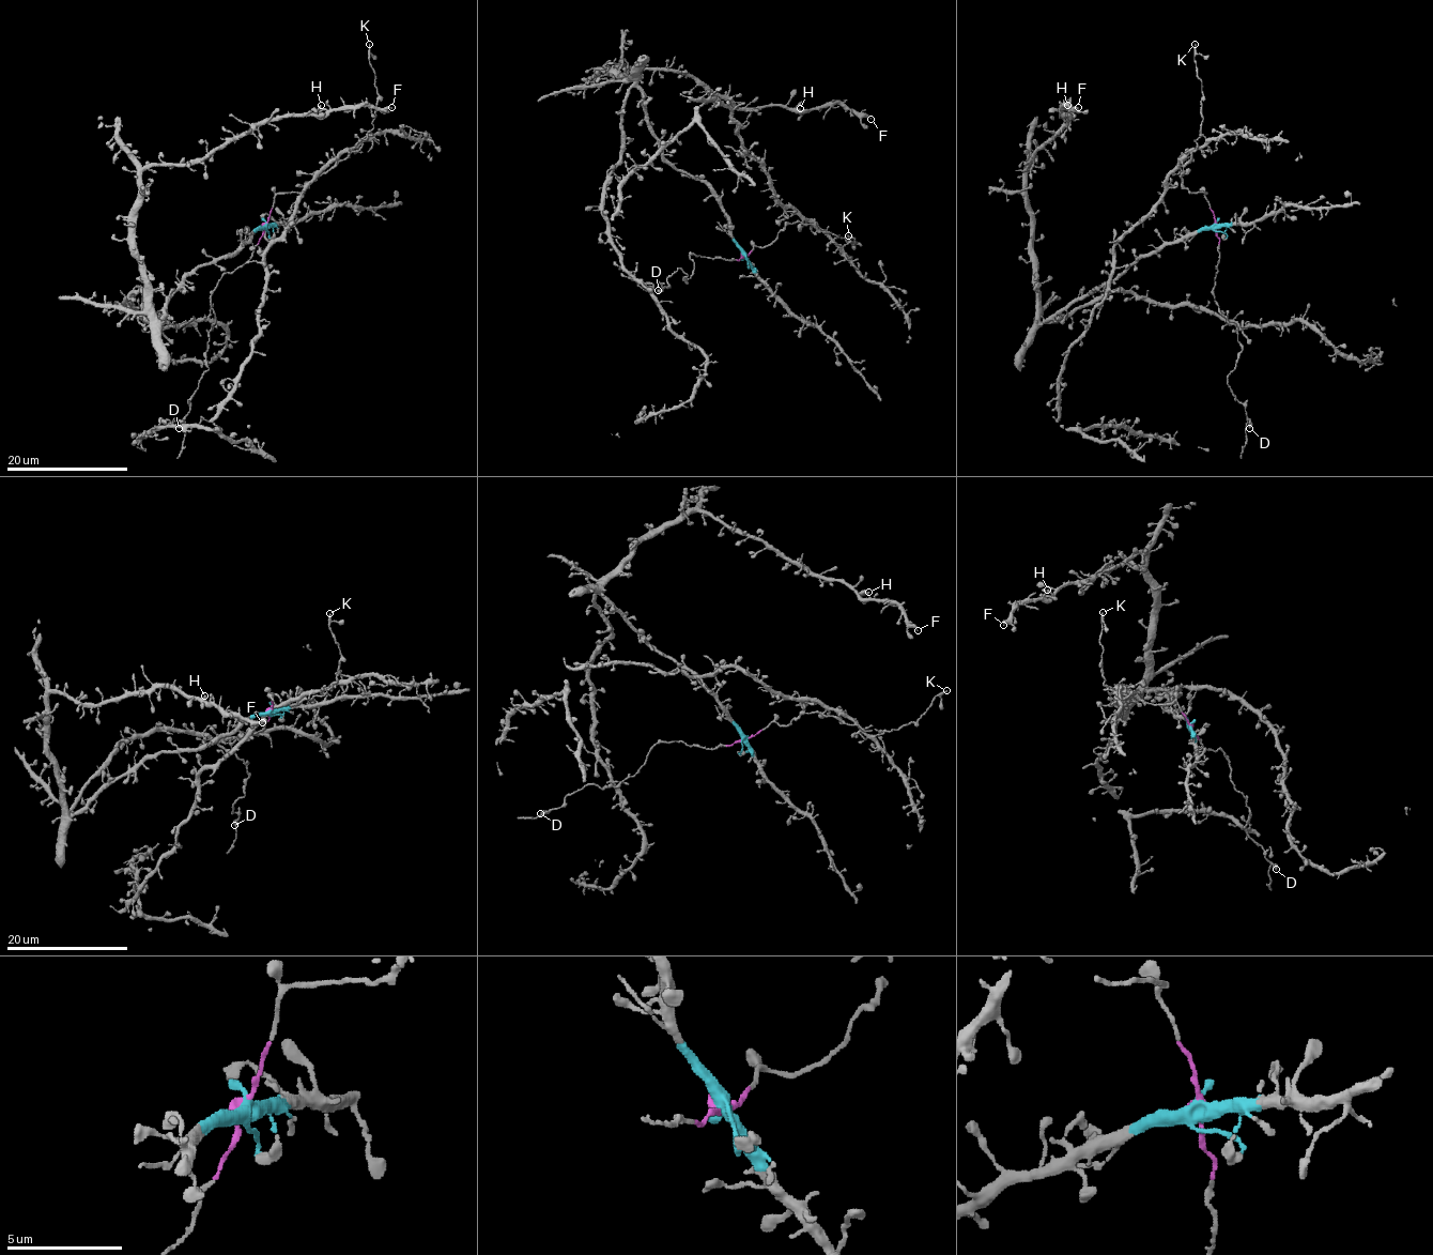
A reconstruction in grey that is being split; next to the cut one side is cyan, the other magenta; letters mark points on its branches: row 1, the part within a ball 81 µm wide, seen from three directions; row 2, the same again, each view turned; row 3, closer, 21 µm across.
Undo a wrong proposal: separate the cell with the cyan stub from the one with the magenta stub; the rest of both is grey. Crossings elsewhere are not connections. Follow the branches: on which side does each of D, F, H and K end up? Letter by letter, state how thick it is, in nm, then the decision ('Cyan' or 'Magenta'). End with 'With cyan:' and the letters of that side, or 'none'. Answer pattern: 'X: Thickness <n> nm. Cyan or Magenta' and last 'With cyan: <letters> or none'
D: Thickness 420 nm. Magenta
F: Thickness 240 nm. Cyan
H: Thickness 240 nm. Cyan
K: Thickness 180 nm. Magenta
With cyan: F, H

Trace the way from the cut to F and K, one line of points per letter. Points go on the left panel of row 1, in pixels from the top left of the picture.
F: (263, 225), (198, 266), (153, 321), (150, 272), (135, 240), (145, 169), (201, 162), (262, 122), (393, 107)
K: (263, 225), (278, 194), (302, 192), (358, 148), (374, 126), (376, 87), (375, 72), (369, 61), (369, 43)

